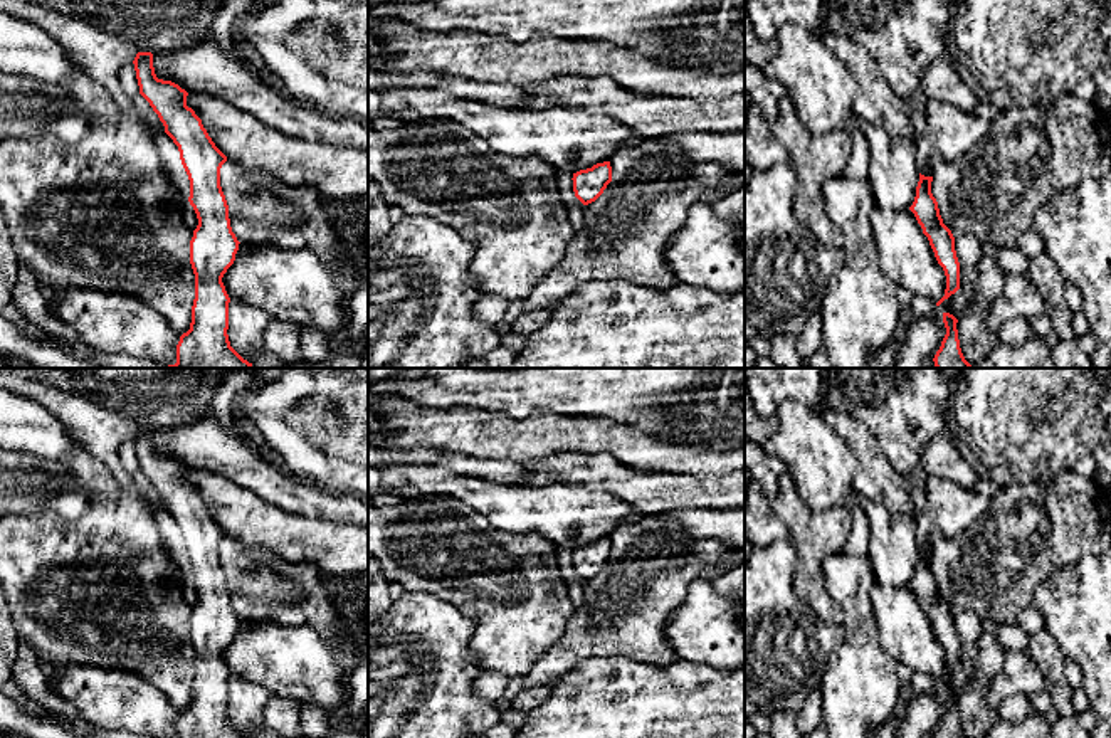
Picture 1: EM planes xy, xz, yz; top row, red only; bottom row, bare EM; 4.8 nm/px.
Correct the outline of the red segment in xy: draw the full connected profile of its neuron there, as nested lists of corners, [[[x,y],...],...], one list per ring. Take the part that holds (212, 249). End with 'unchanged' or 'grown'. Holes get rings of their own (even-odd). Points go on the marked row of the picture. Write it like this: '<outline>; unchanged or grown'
[[[138,52],[133,64],[140,94],[178,146],[190,180],[188,202],[198,219],[190,240],[190,264],[195,274],[192,323],[176,345],[176,363],[166,368],[254,368],[230,346],[227,335],[230,298],[222,277],[234,264],[240,244],[232,232],[229,205],[220,187],[220,168],[227,156],[187,106],[188,92],[156,77],[151,52]]]; unchanged

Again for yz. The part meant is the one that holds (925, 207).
[[[919,173],[916,197],[909,210],[914,213],[923,234],[928,237],[938,264],[946,276],[945,296],[936,303],[940,306],[945,299],[960,289],[960,262],[955,250],[955,237],[943,224],[938,202],[931,193],[933,177]]]; unchanged

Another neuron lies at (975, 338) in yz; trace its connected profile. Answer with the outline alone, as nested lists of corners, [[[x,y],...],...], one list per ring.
[[[993,259],[980,261],[975,301],[956,323],[961,353],[971,366],[998,345],[997,331],[987,326],[987,314],[992,301],[1003,291],[1003,281]]]

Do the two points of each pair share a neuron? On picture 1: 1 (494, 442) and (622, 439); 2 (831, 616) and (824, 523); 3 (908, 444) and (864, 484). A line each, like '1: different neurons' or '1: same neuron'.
1: same neuron
2: same neuron
3: different neurons

